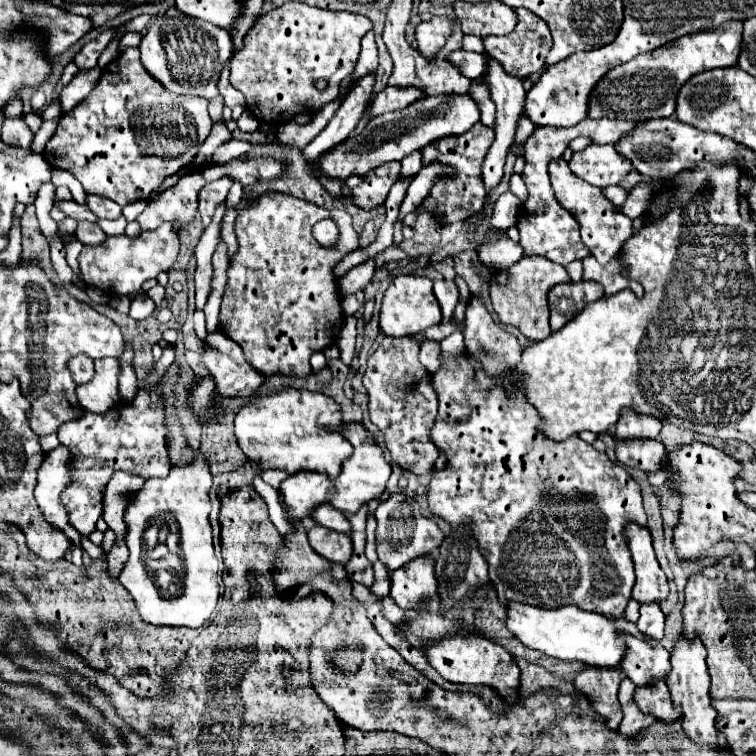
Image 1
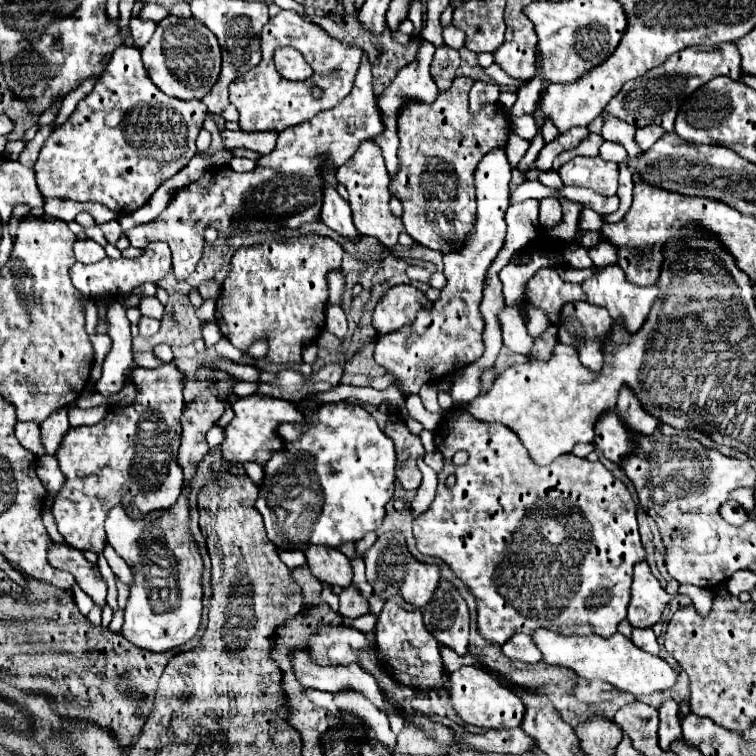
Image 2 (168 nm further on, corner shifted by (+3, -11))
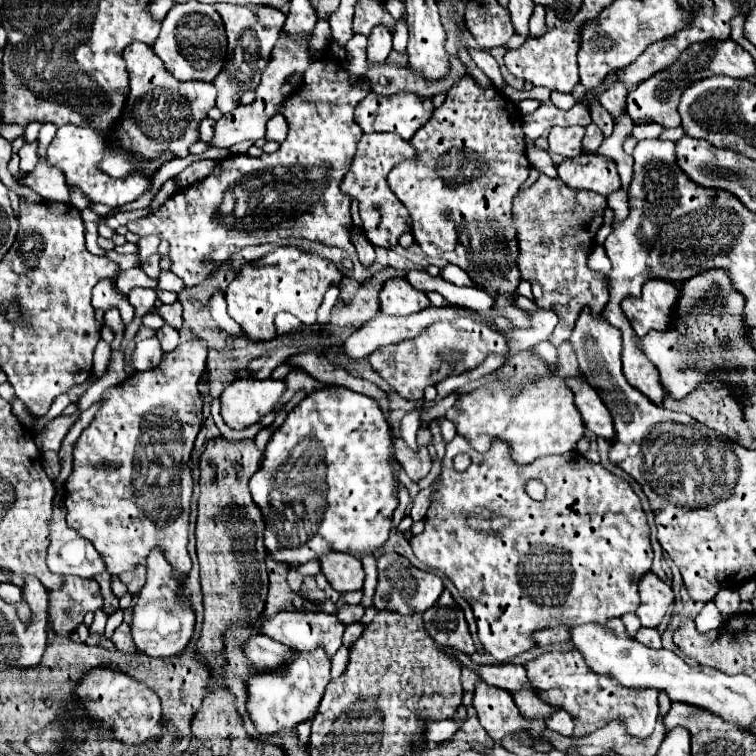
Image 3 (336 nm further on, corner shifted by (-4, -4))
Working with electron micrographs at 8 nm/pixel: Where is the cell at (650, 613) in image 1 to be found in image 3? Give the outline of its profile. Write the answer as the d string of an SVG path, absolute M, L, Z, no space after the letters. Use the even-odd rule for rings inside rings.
M641 627L637 631L637 637L635 637L639 643L651 647L651 649L661 649L661 635L657 633L657 629L647 629L647 627Z

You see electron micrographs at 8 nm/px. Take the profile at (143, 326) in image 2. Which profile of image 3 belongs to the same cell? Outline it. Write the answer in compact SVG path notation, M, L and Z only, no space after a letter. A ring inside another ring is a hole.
M163 325L159 331L157 331L157 339L159 339L159 343L161 343L161 349L165 351L165 353L169 353L169 351L173 351L175 347L177 347L177 343L179 343L179 333L171 327L171 325Z

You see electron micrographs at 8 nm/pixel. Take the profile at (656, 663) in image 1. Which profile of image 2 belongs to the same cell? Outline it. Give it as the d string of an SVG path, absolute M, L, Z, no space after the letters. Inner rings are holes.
M664 698L660 708L660 728L658 728L658 740L660 746L664 750L668 750L670 742L682 736L682 728L680 728L680 718L678 718L678 702L674 702L672 698Z

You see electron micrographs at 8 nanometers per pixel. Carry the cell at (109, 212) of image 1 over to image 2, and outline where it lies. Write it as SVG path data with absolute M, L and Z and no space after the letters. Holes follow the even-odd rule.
M118 220L102 222L102 224L98 224L98 228L104 232L104 236L106 236L106 240L108 240L110 244L116 244L116 240L118 240L118 238L120 238L120 234L122 234Z

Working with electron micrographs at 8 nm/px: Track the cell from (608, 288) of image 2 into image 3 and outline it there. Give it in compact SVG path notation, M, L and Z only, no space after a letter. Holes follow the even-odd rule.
M645 281L639 299L629 297L621 303L625 317L629 319L637 337L645 337L651 329L665 331L671 327L673 313L677 309L679 289L665 281Z

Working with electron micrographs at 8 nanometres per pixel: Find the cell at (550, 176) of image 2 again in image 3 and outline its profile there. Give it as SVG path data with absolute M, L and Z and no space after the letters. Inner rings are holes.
M535 145L527 146L526 157L533 169L537 169L537 171L549 175L549 177L557 177L557 169L555 169L555 165L551 161L551 155L547 151L543 151Z

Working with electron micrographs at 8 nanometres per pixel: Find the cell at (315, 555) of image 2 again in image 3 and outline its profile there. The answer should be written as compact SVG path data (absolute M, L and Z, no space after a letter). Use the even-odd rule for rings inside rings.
M327 553L321 557L321 571L339 593L359 591L365 581L365 571L361 561L345 553Z

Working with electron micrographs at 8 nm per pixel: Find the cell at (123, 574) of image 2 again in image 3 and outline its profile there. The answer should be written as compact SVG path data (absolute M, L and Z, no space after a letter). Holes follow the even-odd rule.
M129 571L129 573L121 573L119 579L127 585L131 595L137 595L141 591L141 587L145 585L145 571Z

